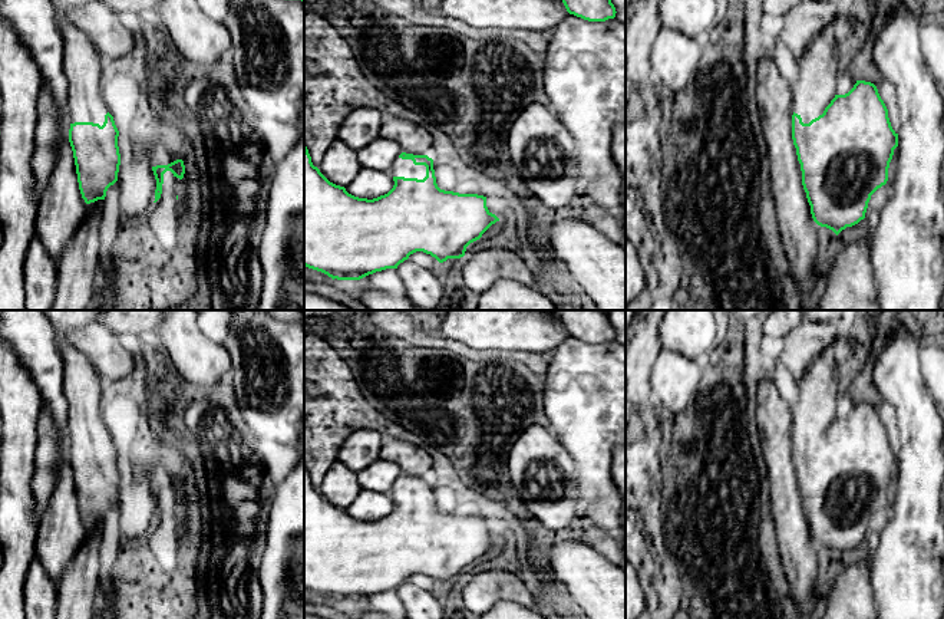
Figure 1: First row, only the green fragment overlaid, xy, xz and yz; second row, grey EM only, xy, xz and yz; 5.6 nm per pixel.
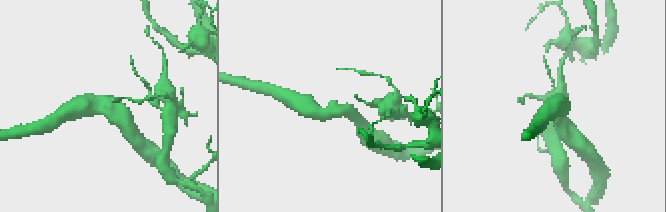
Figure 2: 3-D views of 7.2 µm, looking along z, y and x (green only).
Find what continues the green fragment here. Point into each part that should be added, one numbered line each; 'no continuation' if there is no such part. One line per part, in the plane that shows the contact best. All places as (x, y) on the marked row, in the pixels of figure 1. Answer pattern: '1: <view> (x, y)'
1: xz (406, 168)

